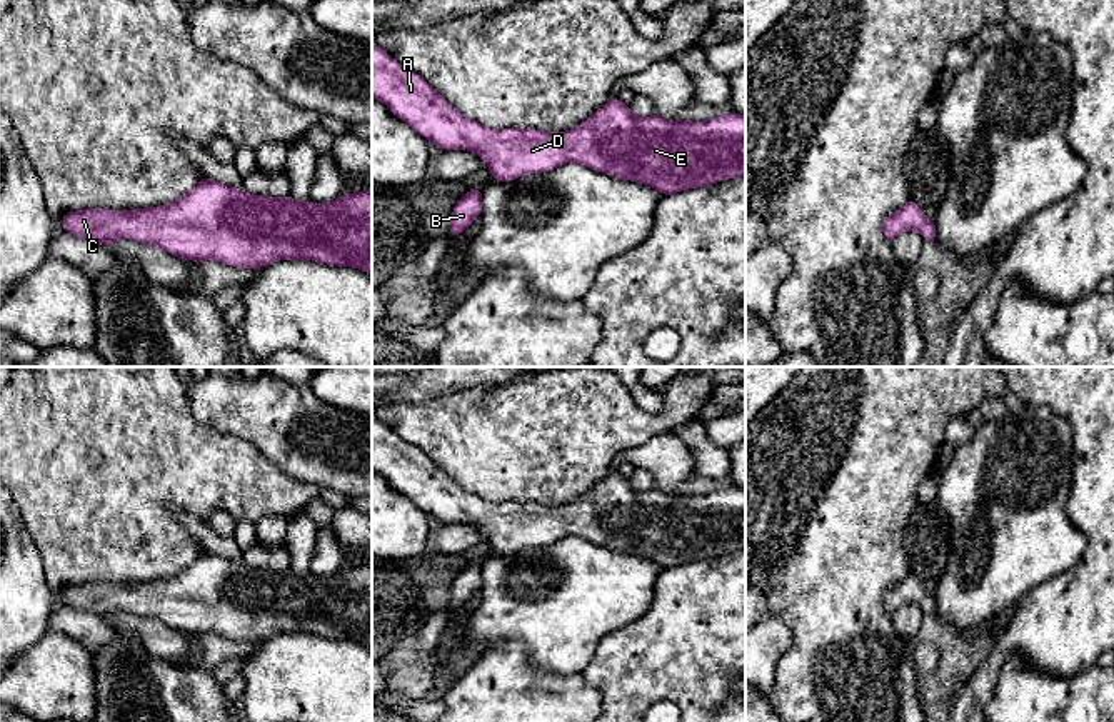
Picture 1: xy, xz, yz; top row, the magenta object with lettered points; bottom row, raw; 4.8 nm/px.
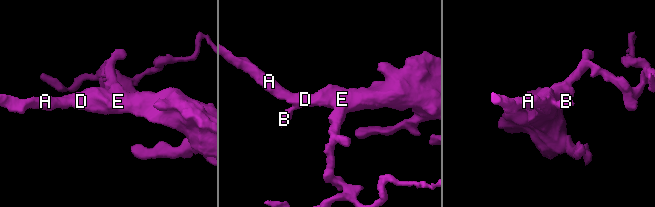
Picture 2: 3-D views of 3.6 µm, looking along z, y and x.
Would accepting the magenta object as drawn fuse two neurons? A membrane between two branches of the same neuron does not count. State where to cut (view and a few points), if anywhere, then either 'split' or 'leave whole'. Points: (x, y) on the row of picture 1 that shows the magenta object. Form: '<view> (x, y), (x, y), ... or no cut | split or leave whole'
no cut | leave whole

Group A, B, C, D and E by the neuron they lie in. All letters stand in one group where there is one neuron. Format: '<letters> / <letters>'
A B C D E

